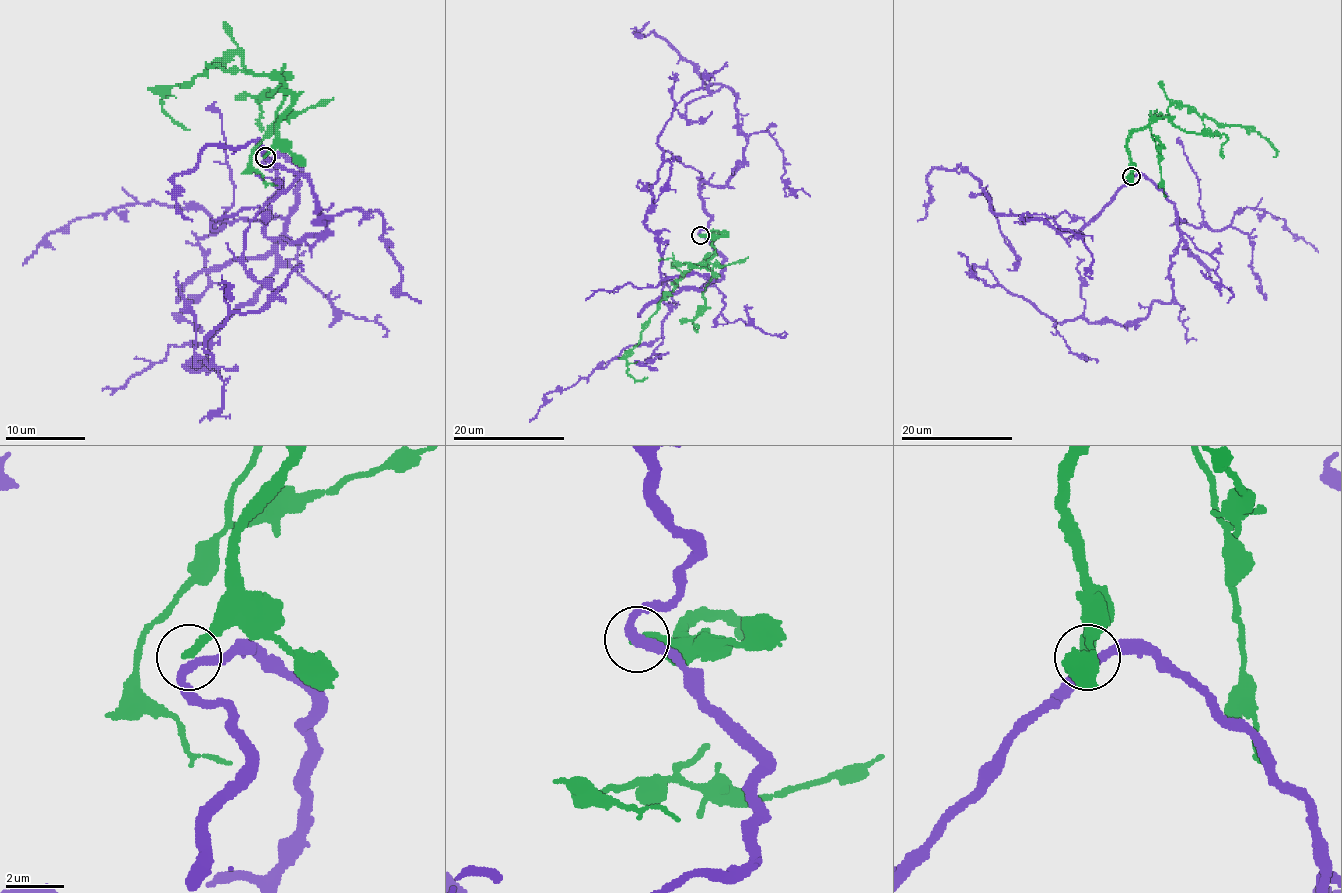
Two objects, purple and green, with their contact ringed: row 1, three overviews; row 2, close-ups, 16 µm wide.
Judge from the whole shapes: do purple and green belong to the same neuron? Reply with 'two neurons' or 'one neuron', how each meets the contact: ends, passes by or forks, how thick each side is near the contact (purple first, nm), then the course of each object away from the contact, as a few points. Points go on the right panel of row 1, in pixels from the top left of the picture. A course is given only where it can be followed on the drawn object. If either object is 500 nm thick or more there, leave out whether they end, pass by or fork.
two neurons; purple passes by; green ends; calibres 300 and 300 nm; course purple (1132, 176), (1174, 204), (1181, 238), (1174, 301), (1154, 301), (1130, 325), (1054, 322), (987, 286), (958, 252); course green (1132, 176), (1127, 140), (1139, 129), (1162, 119), (1176, 102), (1214, 122), (1258, 131), (1276, 150), (1273, 157)

